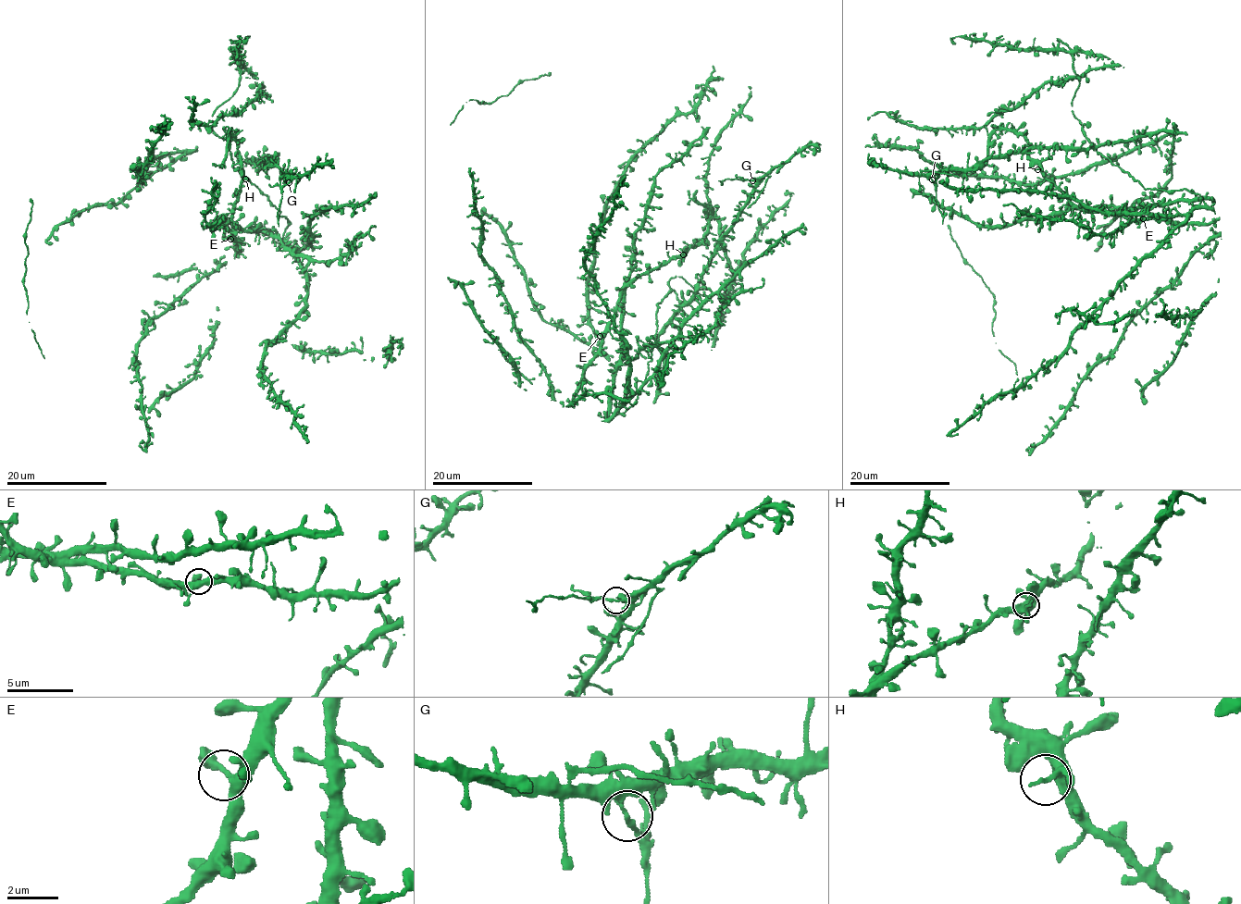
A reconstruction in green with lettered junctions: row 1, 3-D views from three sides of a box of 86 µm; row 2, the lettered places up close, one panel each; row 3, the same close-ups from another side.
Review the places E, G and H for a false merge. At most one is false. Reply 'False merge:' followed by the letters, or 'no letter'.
False merge: G

